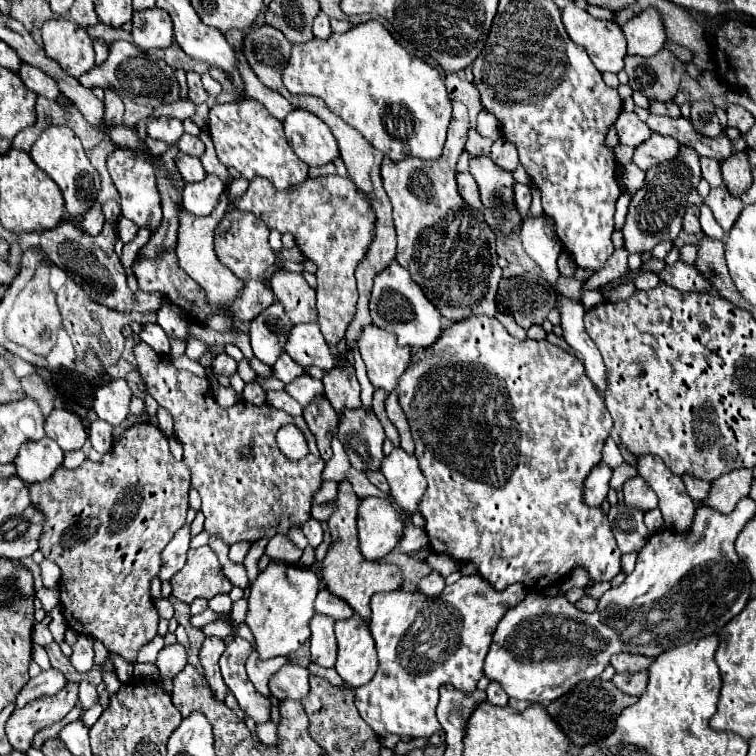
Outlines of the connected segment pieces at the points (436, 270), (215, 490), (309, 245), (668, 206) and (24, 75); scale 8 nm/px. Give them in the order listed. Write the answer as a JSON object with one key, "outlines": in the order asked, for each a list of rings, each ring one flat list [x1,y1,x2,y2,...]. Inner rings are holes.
{"outlines":[[[453,102,453,118,441,158,425,162,421,158,405,158,401,162,381,162,383,188,393,204,393,220,397,230,395,260,409,270,411,278,423,288,425,296,441,308,447,322,459,322,475,314,495,316,497,284,501,268,495,254,495,234,485,226,481,212,465,206,457,194,455,164,463,152,469,130,469,116,461,102]],[[145,342,135,344,133,354,137,360,137,372,147,384,149,394,157,400,159,406,167,408,175,420,175,434,179,442,183,444,183,462,191,470,193,488,203,498,201,512,205,514,205,530,209,534,217,534,225,544,235,544,243,540,257,542,261,538,273,538,275,534,287,536,293,526,301,528,301,524,305,524,311,518,309,510,313,504,313,496,321,486,321,472,323,472,325,462,319,456,319,450,303,418,293,418,285,414,283,410,277,410,269,404,255,406,255,404,247,404,245,400,237,402,231,408,221,408,215,402,213,394,209,392,207,378,199,378,187,370,177,370,169,356,159,356,151,346,145,346],[285,424,295,424,303,432,309,446,309,454,305,458,289,460,279,450,276,434,277,430],[245,446,253,450,253,458,249,460,239,458,239,450]],[[331,174,307,178,289,190,277,190,267,178,253,178,247,192,233,204,243,212,253,212,267,228,293,234,297,248,307,260,317,264,319,328,329,346,335,348,355,316,355,268,365,258,375,238,375,210,371,200,349,178]],[[685,146,685,154,681,154,677,162,663,162,647,170,645,180,647,180,645,186,633,194,633,200,627,212,627,222,623,228,625,248,629,252,649,252,661,240,673,242,681,232,681,222,683,222,683,214,685,214,689,200,691,204,703,202,703,198,695,190,701,180,699,154,689,146]],[[23,62,17,74,19,74,19,78,25,82,25,86,27,86,29,90,33,90,35,94,45,96,47,100,55,100,55,98,59,96,57,82,55,82,51,76,47,76,45,72,41,72,39,68,33,68,33,66,29,66,29,64]]]}

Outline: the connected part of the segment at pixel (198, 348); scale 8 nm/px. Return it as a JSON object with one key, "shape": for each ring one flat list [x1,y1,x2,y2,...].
{"shape":[[191,338,191,340,189,340,189,346,187,346,187,356,189,356,191,360,199,360,205,350,207,350,207,346,205,346,203,342]]}

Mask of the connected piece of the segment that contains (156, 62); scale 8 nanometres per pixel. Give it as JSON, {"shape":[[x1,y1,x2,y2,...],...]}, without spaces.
{"shape":[[127,40,113,42,109,48,109,58,101,66,95,66,91,72,79,76,79,82,85,88,113,86,117,90,117,94,131,98,137,104,147,104,153,108,157,108,165,102,179,100,179,84,177,84,173,68,163,58,159,58,155,52,143,50]]}

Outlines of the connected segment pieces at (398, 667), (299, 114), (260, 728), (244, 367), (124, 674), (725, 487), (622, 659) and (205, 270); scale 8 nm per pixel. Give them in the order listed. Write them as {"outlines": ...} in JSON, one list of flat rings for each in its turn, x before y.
{"outlines":[[[479,574,461,576,455,584,445,586,445,590,433,598,425,598,419,592,405,592,405,590,375,594,371,598,373,614,371,614,369,630,379,654,379,670,369,684,355,690,357,692,355,704,359,716,375,730,377,736,397,734,397,736,417,738,417,736,431,736,433,732,441,730,441,724,435,716,439,686,449,682,463,692,475,690,479,678,483,676,483,658,489,650,497,622,503,618,505,610,517,606,521,600,525,600,525,596,527,590,519,582,499,592]],[[293,110,283,120,285,134,295,154,309,166,323,166,339,158,339,146,329,126,313,112]],[[273,721,257,724,256,734,259,740,266,745,273,745,277,742,277,726]],[[245,358,239,362,239,368,237,368,237,372,239,372,239,376,245,380,245,384,249,384,249,382,255,382,255,378,257,378,255,370,249,366,249,362,247,362]],[[109,652,109,660,111,660,111,664,113,664,115,672,117,672,117,678,121,682,129,682,131,680,131,672,133,672,133,662,127,662,123,658,115,658,113,652]],[[747,468,723,474,721,478,711,482,711,490,707,498,697,502,697,506,709,506,717,512,729,514,733,512,735,504,749,494,751,482,753,482,753,472]],[[615,654,611,658,611,666,615,668,615,672,637,672,637,670,645,670,649,668,653,662,653,658,647,656,637,656,637,654]],[[228,188,220,197,220,202,213,214,203,216,203,218,193,216,181,208,181,226,179,226,179,240,177,240,177,258,179,258,181,268,185,268,185,272,207,292,209,302,213,302,217,306,229,304,241,292,241,280,237,280,233,274,229,274,229,270,225,270,225,266,221,266,217,262,217,256,213,252,213,228,224,215,228,205,227,196]]]}

